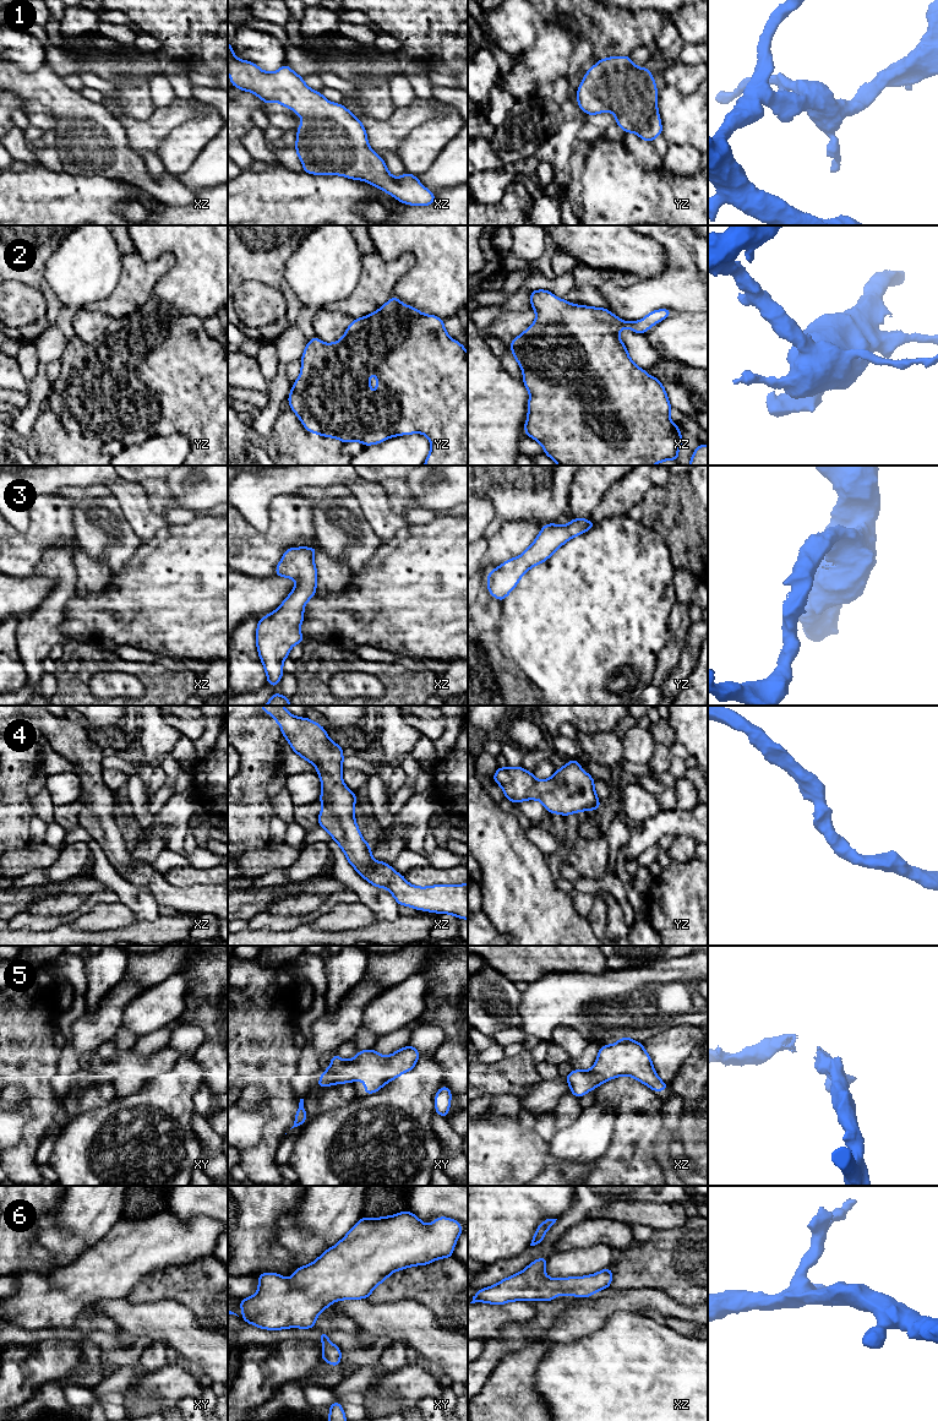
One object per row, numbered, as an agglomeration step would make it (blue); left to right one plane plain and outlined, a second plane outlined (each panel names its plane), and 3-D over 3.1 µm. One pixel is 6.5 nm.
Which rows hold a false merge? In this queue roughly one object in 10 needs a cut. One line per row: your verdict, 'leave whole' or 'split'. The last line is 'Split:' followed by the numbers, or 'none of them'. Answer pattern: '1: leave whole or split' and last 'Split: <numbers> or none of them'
1: leave whole
2: leave whole
3: leave whole
4: leave whole
5: leave whole
6: leave whole
Split: none of them

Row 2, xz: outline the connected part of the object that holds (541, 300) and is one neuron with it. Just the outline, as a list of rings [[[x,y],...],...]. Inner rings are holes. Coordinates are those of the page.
[[[549,290],[529,293],[536,318],[509,345],[530,393],[524,432],[538,441],[545,454],[558,466],[651,466],[667,459],[677,461],[683,440],[678,425],[670,419],[672,407],[666,391],[656,377],[649,376],[631,360],[626,345],[618,338],[622,328],[643,334],[673,311],[654,310],[639,321],[626,322],[605,307],[573,305]]]

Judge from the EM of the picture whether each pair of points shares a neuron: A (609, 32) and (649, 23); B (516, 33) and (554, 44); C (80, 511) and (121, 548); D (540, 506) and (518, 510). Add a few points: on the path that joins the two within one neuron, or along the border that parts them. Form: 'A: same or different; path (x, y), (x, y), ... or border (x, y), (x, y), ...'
A: same; path (619, 32), (639, 28)
B: different; border (546, 22), (539, 31), (535, 43), (516, 59)
C: same; path (90, 518), (112, 538)
D: same; path (535, 506), (523, 506)

